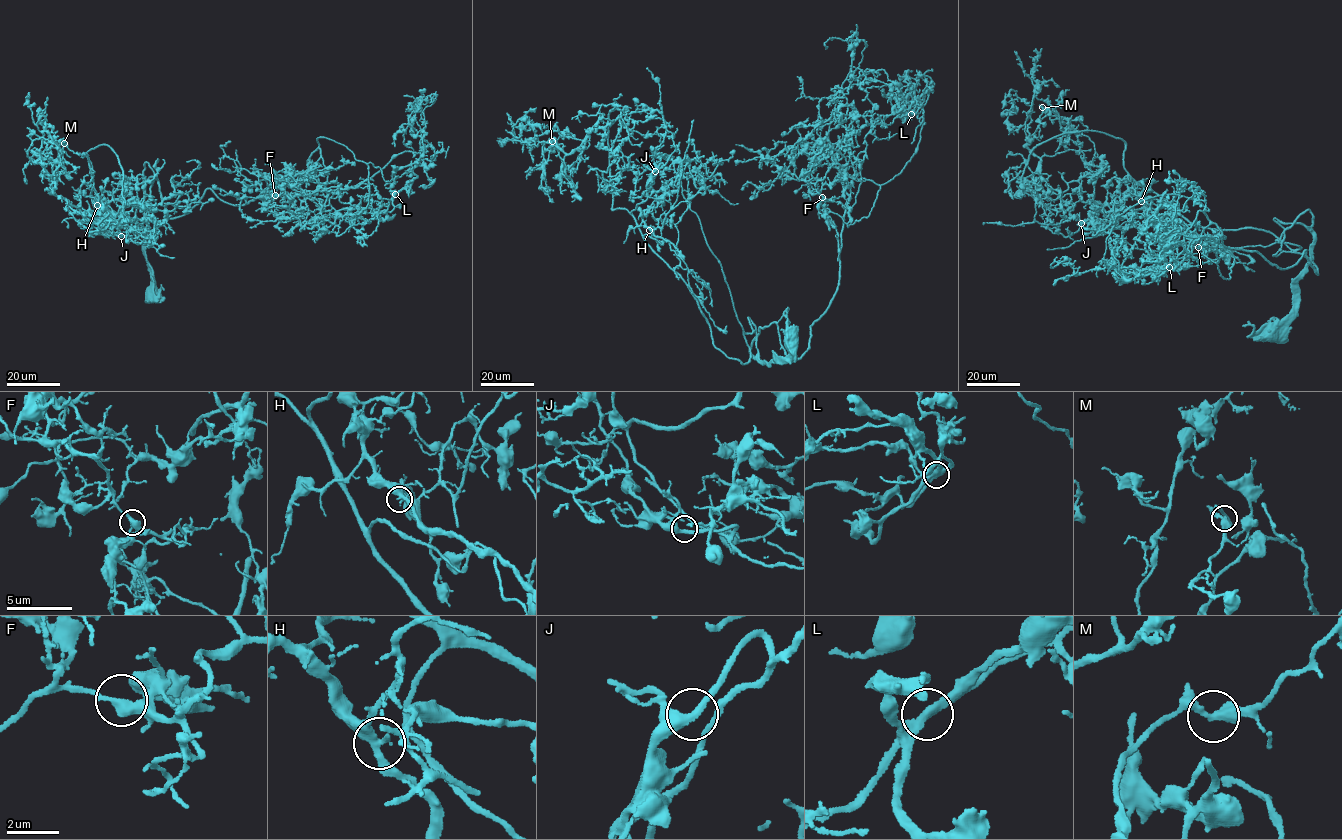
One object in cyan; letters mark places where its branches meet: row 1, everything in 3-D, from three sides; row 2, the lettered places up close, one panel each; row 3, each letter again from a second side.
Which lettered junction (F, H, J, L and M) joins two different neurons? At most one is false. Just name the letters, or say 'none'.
none

